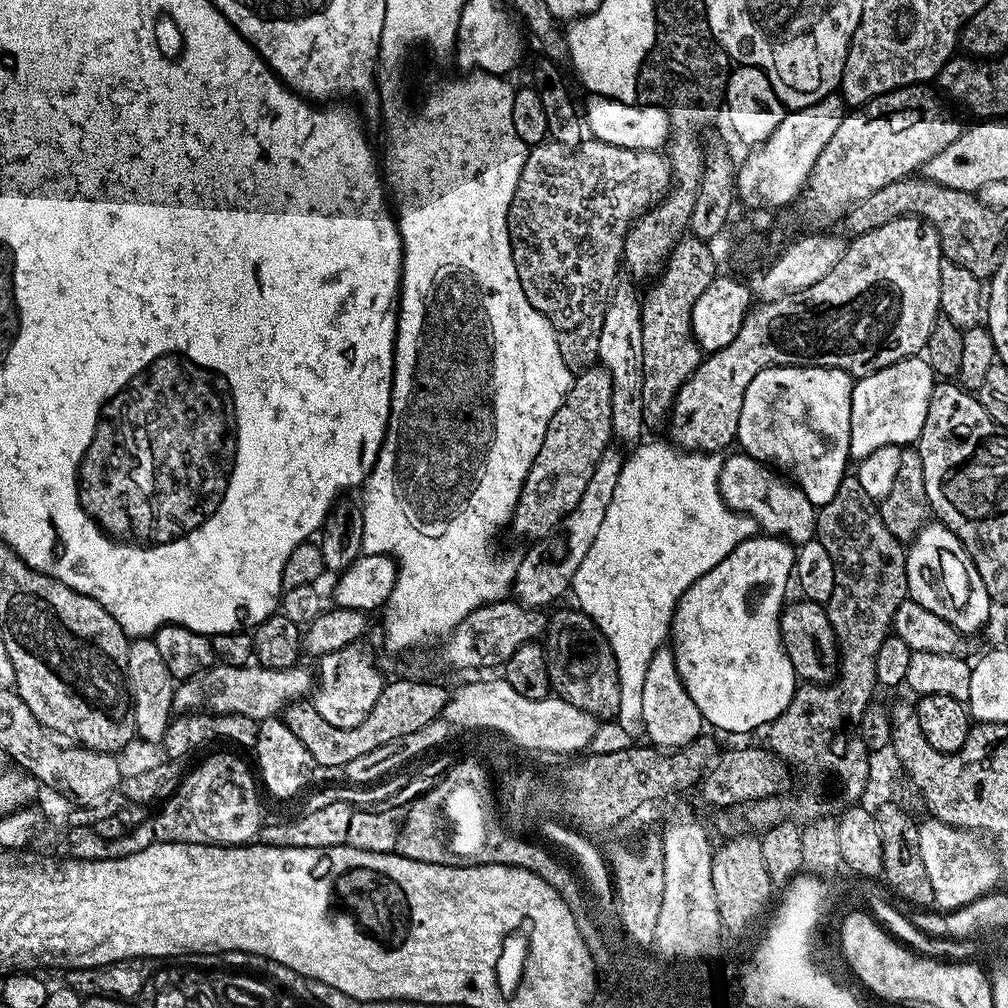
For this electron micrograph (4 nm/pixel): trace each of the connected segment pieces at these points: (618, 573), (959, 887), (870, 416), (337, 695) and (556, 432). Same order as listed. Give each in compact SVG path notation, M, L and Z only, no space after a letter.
M671 443L635 445L625 457L613 500L606 510L590 551L575 571L570 589L580 611L602 630L618 662L619 714L616 721L632 740L645 735L642 689L648 664L669 634L673 612L680 596L702 574L714 570L742 542L757 535L758 525L744 512L736 512L724 502L718 490L721 457L706 452L686 452Z
M928 818L925 824L921 823L919 830L918 850L922 850L922 866L926 866L930 886L934 886L936 904L941 909L962 908L997 887L996 879L1002 875L997 857L987 843L984 845L976 837L979 835L975 831L955 828L953 824L935 818Z
M921 355L908 356L874 374L859 377L852 385L850 410L850 448L849 457L856 462L872 454L874 450L886 445L910 446L920 439L922 427L926 422L926 413L930 406L936 375L928 360Z
M354 643L319 657L320 676L318 672L311 701L330 726L358 726L374 710L374 702L378 702L378 694L384 689L386 676L372 669L367 650L360 647L364 646Z
M603 366L586 368L573 379L562 406L558 406L554 418L550 418L550 426L546 426L542 446L526 474L516 510L512 513L510 528L522 539L536 542L551 536L566 514L578 506L578 498L582 498L590 477L594 475L598 458L602 458L614 440L611 405L612 383Z

